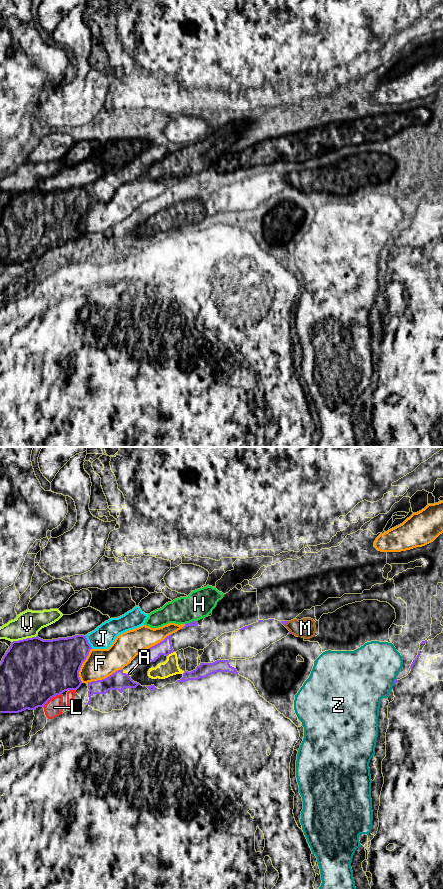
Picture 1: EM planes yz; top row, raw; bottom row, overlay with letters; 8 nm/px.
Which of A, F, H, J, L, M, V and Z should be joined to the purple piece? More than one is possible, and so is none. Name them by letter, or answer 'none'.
none

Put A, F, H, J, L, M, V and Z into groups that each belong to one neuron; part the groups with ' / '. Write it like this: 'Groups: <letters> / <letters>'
Groups: A L / F / H / J / M / V / Z

